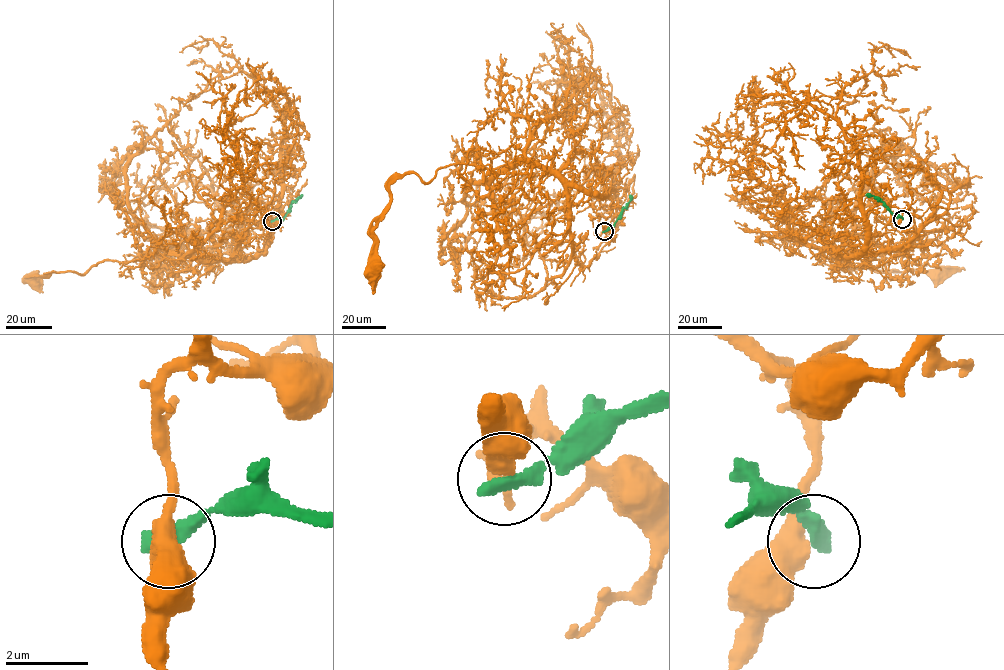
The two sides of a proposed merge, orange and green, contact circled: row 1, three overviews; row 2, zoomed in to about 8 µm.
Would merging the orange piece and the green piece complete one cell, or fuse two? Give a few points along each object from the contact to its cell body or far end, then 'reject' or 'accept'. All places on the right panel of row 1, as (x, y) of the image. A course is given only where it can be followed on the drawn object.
course orange (902, 218), (896, 207), (873, 206), (864, 248), (834, 258), (849, 260), (846, 269), (938, 276); course green (902, 218), (873, 196), (866, 195); reject

